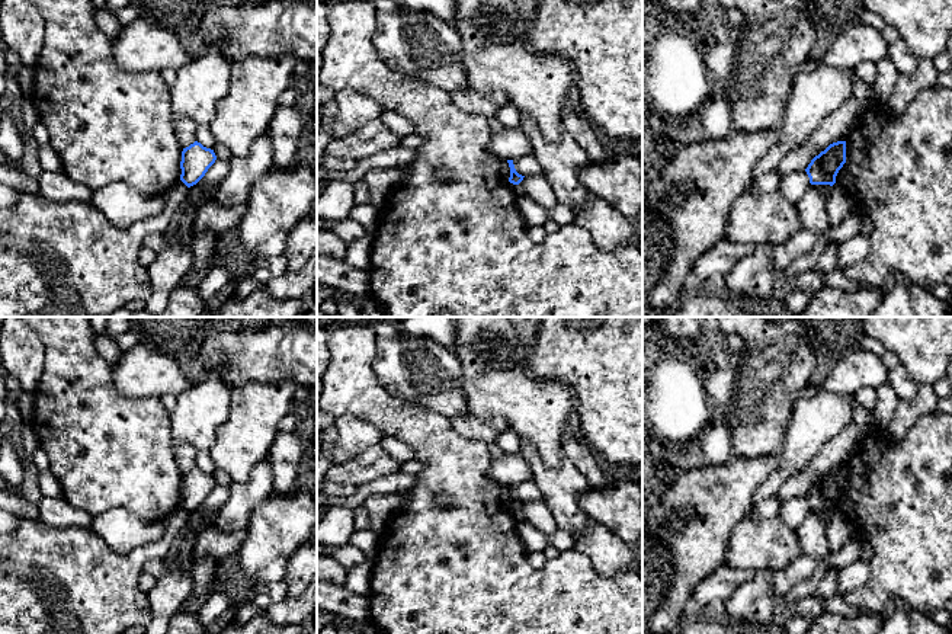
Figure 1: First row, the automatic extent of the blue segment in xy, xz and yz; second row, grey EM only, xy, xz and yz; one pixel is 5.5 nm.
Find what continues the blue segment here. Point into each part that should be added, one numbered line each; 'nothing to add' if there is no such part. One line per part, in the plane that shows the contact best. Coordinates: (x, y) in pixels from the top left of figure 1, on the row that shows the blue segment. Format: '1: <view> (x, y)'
nothing to add

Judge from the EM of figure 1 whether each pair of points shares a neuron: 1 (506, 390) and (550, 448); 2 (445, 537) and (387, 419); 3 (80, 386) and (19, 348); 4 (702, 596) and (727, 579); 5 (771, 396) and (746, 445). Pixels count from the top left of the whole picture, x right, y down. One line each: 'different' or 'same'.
1: same
2: same
3: different
4: same
5: same

